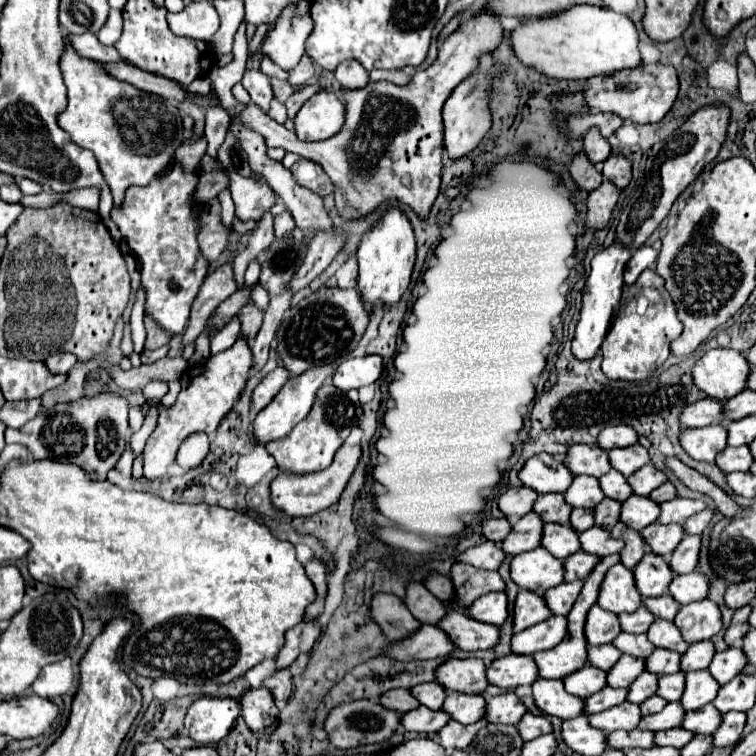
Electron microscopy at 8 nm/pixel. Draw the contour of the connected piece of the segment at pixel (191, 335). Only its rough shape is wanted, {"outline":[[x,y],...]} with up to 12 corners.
{"outline":[[232,260],[218,266],[192,302],[184,344],[194,342],[220,302],[238,290]]}

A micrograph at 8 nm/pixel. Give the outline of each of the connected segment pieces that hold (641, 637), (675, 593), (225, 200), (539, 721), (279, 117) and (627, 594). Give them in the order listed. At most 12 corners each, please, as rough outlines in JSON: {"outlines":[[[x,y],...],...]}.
{"outlines":[[[620,632],[614,638],[622,654],[648,658],[654,650],[646,634]],[[700,572],[672,578],[668,594],[678,604],[702,600],[708,578]],[[230,190],[220,192],[222,226],[232,232],[234,202]],[[530,712],[516,728],[524,740],[550,734],[552,726],[544,716]],[[272,102],[268,114],[278,124],[286,122],[286,106]],[[614,564],[596,604],[614,614],[638,610],[634,574]]]}

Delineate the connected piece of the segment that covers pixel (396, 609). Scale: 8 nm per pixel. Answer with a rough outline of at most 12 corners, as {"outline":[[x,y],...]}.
{"outline":[[374,594],[370,614],[396,642],[420,628],[394,594]]}

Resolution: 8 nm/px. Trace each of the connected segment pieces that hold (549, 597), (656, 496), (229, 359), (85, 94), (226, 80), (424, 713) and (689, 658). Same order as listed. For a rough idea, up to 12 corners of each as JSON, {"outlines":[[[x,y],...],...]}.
{"outlines":[[[582,580],[562,582],[544,592],[554,616],[566,616],[576,602]],[[670,482],[652,490],[648,498],[662,504],[676,498],[676,490]],[[250,344],[192,366],[160,406],[144,476],[160,480],[188,434],[212,436],[242,396]],[[66,44],[62,130],[94,152],[116,204],[170,168],[174,100]],[[246,22],[234,38],[234,58],[224,68],[212,68],[208,78],[236,122],[234,112],[244,104],[230,88],[242,80],[248,60]],[[424,706],[402,714],[408,732],[438,732],[450,716]],[[710,640],[690,644],[680,670],[704,670],[714,658]]]}

